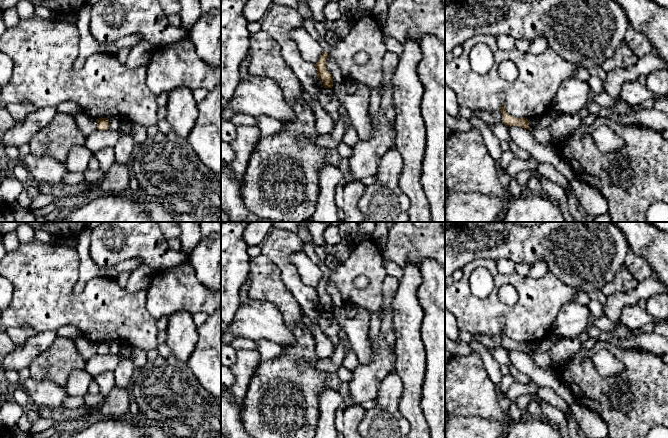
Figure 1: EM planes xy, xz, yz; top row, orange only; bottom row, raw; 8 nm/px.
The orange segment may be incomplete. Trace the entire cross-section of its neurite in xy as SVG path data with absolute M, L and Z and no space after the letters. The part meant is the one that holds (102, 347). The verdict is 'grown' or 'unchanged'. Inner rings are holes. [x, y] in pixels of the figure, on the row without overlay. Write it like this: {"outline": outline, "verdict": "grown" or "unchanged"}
{"outline": "M33 240L31 243L20 243L19 248L13 252L7 252L0 261L0 274L10 280L13 286L13 296L9 306L0 312L0 320L5 329L28 326L32 332L54 330L63 326L77 328L83 336L97 344L98 354L107 354L110 351L109 343L126 343L132 349L141 349L148 352L157 349L156 319L149 313L146 307L146 290L129 292L121 288L115 278L98 276L87 281L78 294L74 292L74 286L79 279L80 259L74 247L56 242L43 243Z", "verdict": "grown"}

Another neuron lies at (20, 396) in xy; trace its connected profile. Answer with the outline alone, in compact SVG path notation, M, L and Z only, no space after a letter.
M21 387L13 392L11 398L22 407L24 407L30 401L27 392Z

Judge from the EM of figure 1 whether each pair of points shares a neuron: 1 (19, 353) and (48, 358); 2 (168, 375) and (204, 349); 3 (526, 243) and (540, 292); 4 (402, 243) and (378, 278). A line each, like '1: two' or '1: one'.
1: two
2: two
3: two
4: two

